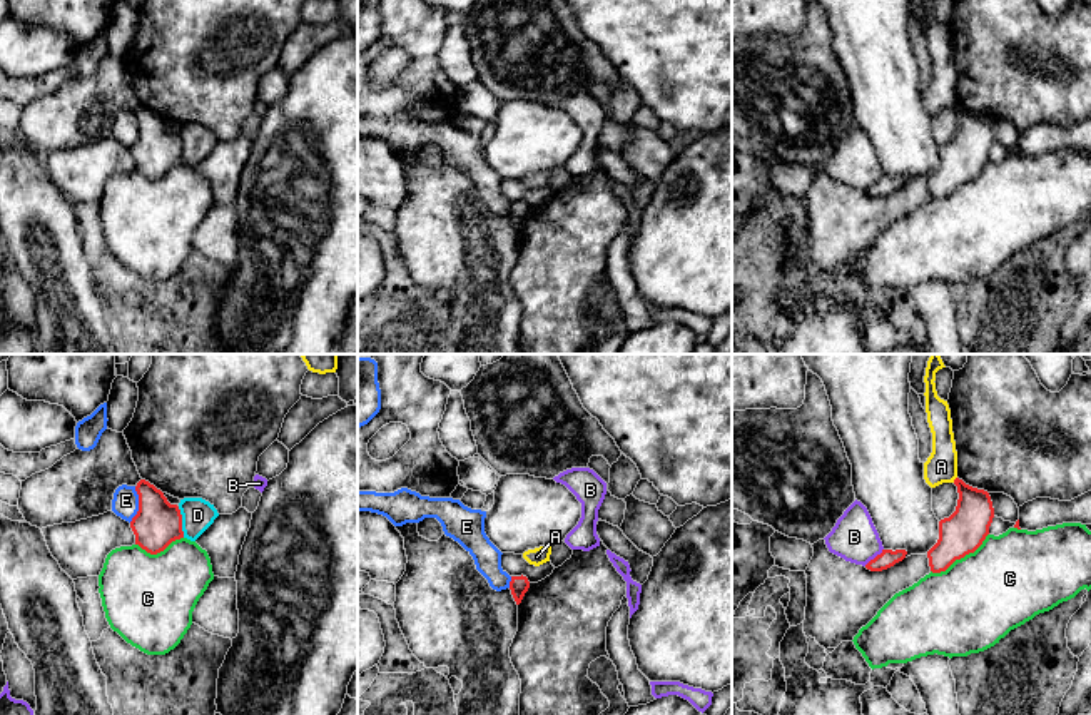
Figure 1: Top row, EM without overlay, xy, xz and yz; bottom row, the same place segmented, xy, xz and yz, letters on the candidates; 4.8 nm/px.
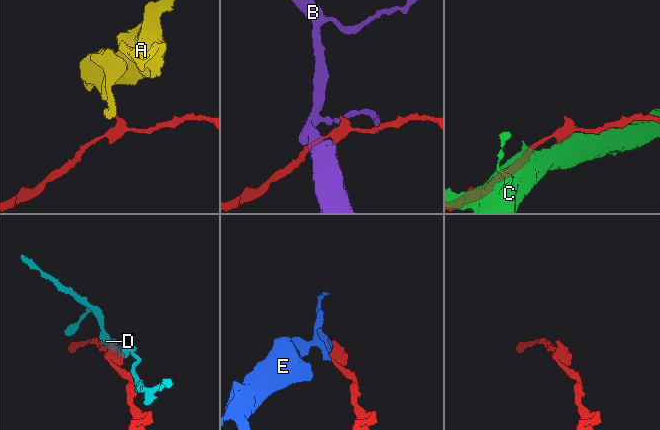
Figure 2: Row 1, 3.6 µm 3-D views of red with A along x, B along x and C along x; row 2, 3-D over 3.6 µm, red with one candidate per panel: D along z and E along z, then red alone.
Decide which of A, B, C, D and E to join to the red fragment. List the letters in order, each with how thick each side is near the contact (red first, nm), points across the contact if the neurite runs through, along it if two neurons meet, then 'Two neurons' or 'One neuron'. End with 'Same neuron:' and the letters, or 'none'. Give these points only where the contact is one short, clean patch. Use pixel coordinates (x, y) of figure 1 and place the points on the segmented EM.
A: Thickness 200 nm (red) against 160 nm. Boundary: yz (956, 476), (953, 481). Two neurons
B: Thickness 90 nm (red) against 220 nm. Boundary: yz (882, 548), (864, 565). Two neurons
C: Thickness 200 nm (red) against 420 nm. Two neurons
D: Thickness 220 nm (red) against 160 nm. Two neurons
E: Thickness 220 nm (red) against 130 nm. Two neurons
Same neuron: none

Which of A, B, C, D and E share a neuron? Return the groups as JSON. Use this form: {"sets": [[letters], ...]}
{"sets": [["A"], ["B"], ["C"], ["D"], ["E"]]}

